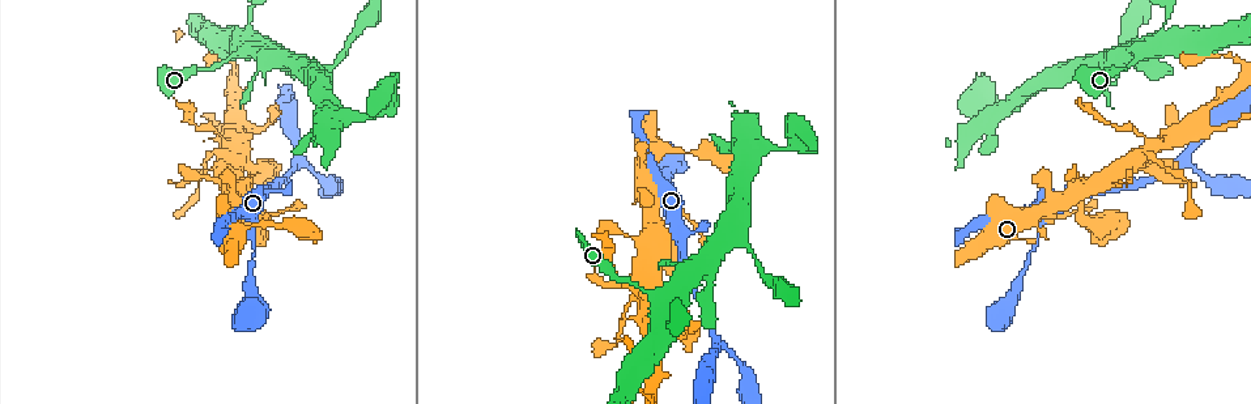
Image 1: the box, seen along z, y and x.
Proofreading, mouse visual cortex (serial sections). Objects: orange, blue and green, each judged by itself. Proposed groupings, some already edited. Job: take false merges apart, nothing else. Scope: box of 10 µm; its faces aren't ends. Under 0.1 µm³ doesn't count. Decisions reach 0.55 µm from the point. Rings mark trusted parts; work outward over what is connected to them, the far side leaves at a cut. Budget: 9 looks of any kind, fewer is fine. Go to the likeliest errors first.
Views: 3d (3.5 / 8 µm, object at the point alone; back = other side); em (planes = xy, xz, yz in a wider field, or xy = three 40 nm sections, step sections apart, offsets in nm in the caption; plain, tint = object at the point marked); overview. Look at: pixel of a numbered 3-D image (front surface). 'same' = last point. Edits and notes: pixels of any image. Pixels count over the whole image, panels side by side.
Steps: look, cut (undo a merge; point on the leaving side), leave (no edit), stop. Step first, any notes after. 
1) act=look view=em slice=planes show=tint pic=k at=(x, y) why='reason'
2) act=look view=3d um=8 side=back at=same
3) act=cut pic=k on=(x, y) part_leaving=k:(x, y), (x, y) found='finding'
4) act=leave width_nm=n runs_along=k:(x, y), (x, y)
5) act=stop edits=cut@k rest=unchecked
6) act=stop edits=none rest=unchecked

act=look view=3d um=3.5 side=back pic=1 at=(300, 156) why='a fork'

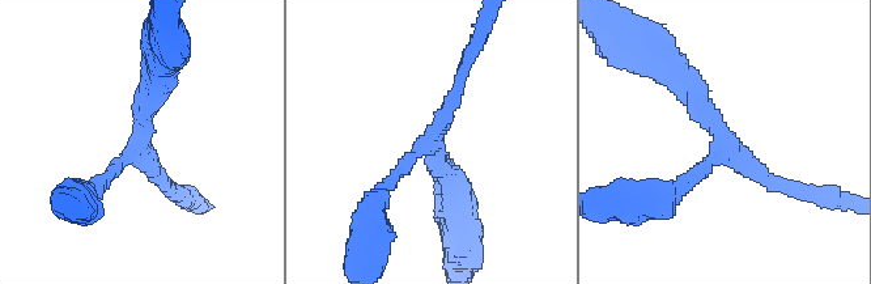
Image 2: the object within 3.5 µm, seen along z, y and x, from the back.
act=look view=em slice=xy step=1 show=tint pic=2 at=(431, 135)

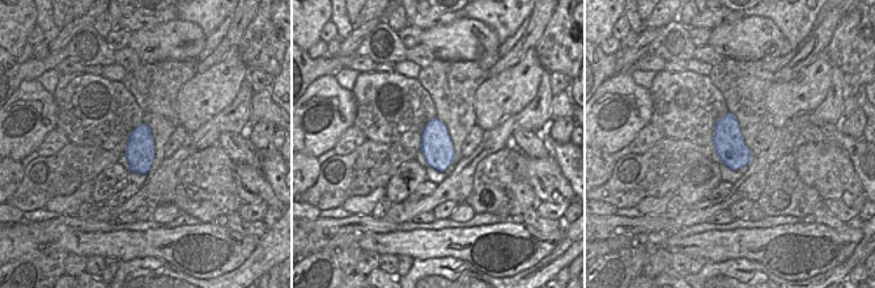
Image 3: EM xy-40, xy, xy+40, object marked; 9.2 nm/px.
act=leave arm_widths_nm=150,200,300 runs_along=2:(791, 189), (738, 156), (678, 76) found='one cell here'

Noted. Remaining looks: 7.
act=look view=3d um=8 pic=1 at=(214, 69) why='narrows sharply'

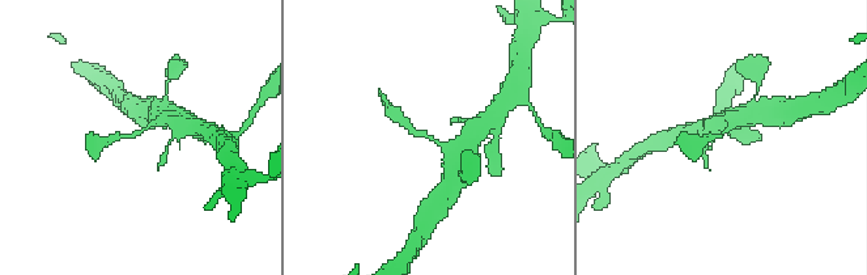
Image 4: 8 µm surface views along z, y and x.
act=look view=em slice=xy step=2 show=tint at=same arm_widths_nm=250,250 why='now the EM'

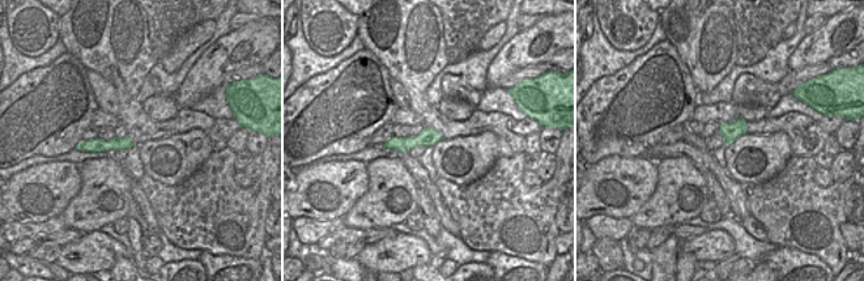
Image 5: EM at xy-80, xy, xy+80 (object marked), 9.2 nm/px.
act=leave runs_along=5:(438, 137), (388, 144) found='continuous, no second cell'

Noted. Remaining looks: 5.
act=look view=3d um=3.5 pic=1 at=(730, 234) why='three arms meet'

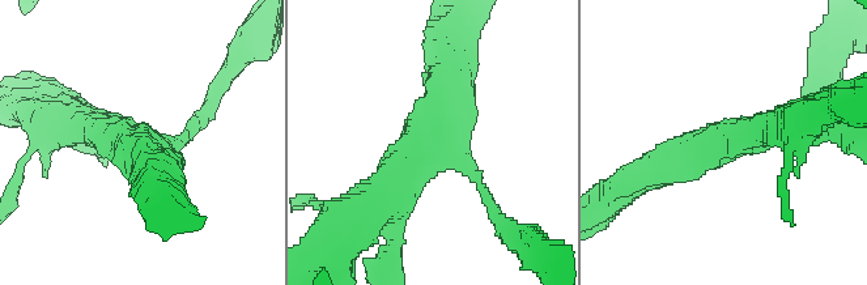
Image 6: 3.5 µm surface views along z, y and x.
act=look view=em slice=xy step=3 show=tint pic=6 at=(431, 139)

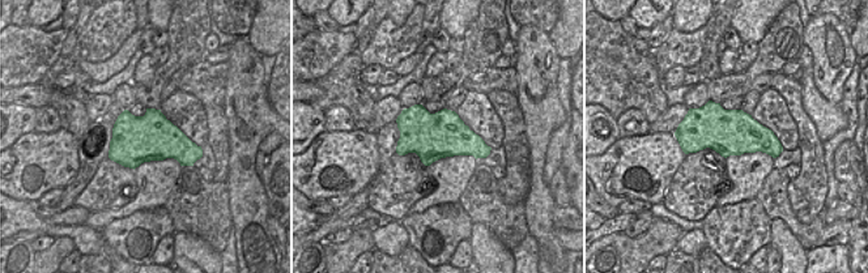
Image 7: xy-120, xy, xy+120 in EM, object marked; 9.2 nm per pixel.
act=leave arms=3 runs_along=6:(374, 201), (430, 141), (451, 68) found='continuous, no second cell'

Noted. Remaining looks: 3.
act=look view=3d um=3.5 pic=1 at=(787, 149)

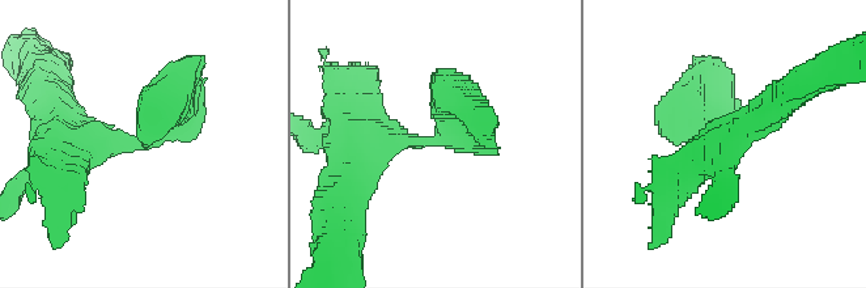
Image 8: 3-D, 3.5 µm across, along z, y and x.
act=look view=em slice=planes show=tint pic=8 at=(438, 142)

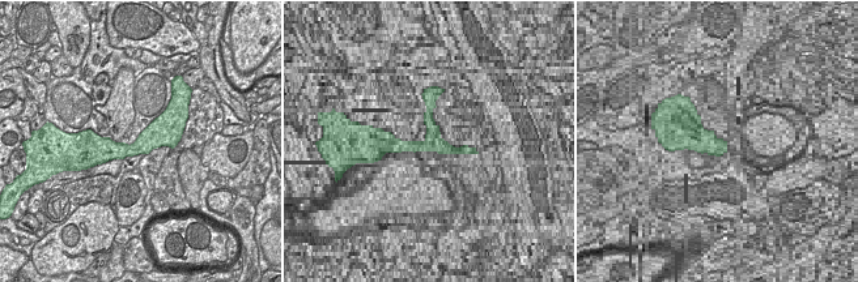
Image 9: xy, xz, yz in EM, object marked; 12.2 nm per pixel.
act=leave runs_along=9:(177, 137), (151, 137), (135, 149), (94, 142) found='all the same cell'

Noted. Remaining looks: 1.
act=stop edits=none rest=unchecked

